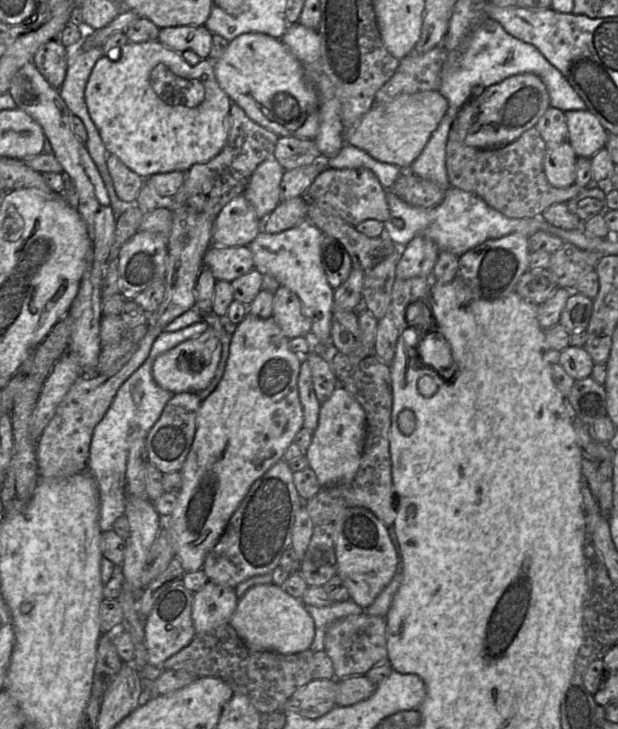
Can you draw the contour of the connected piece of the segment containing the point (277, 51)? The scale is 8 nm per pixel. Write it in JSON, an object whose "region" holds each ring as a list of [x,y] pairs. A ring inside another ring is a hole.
{"region":[[[254,32],[235,37],[223,55],[214,62],[214,73],[220,88],[258,125],[279,137],[314,139],[319,129],[319,99],[315,87],[304,75],[300,61],[281,42],[267,34]]]}

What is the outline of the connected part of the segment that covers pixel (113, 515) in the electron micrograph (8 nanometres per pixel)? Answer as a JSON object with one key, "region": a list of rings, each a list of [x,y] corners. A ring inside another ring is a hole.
{"region":[[[202,320],[174,332],[163,331],[154,341],[144,363],[120,386],[103,419],[94,429],[87,471],[96,481],[99,491],[99,526],[102,532],[113,528],[115,520],[125,513],[125,474],[128,452],[138,439],[145,439],[159,419],[173,393],[161,388],[153,379],[152,365],[155,359],[178,344],[199,336],[210,325]]]}

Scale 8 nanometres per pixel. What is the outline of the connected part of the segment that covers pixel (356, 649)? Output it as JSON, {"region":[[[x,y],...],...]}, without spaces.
{"region":[[[363,613],[334,621],[326,630],[324,652],[333,663],[334,680],[366,675],[371,668],[387,661],[386,617]]]}

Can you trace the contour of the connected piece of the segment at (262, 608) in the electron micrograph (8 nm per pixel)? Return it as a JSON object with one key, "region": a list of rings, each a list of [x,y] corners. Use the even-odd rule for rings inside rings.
{"region":[[[272,583],[251,587],[239,599],[230,622],[248,649],[254,652],[294,654],[308,650],[315,637],[315,623],[299,599]]]}

